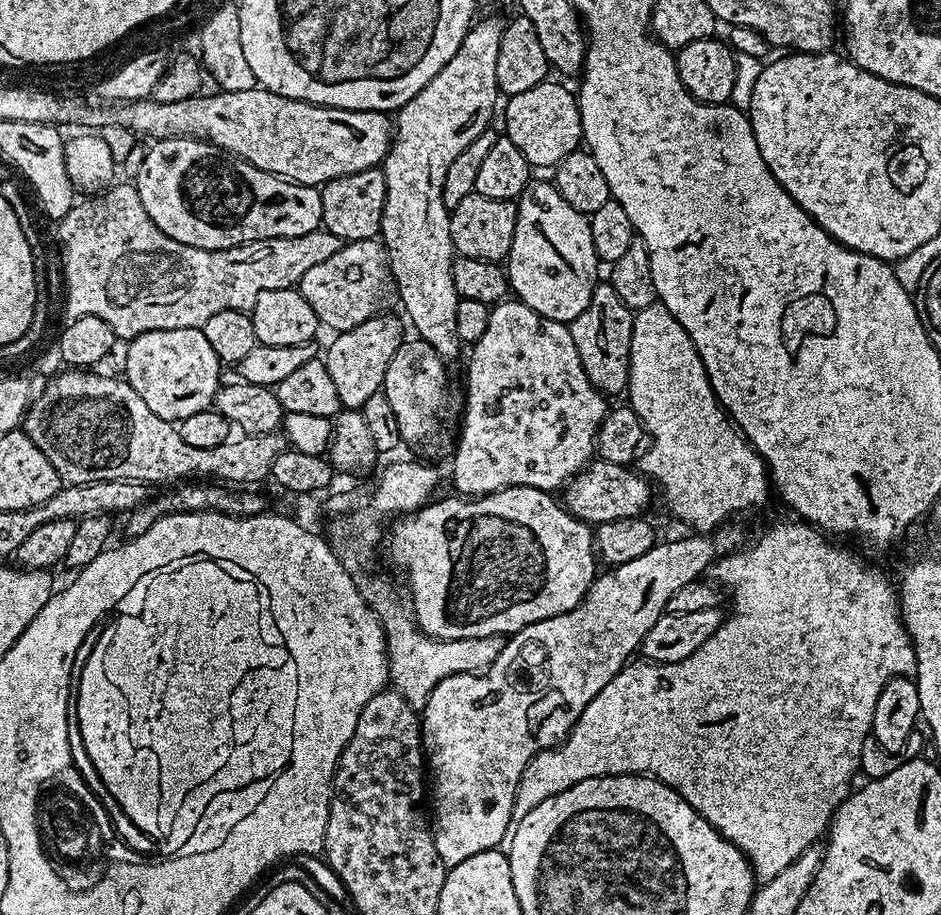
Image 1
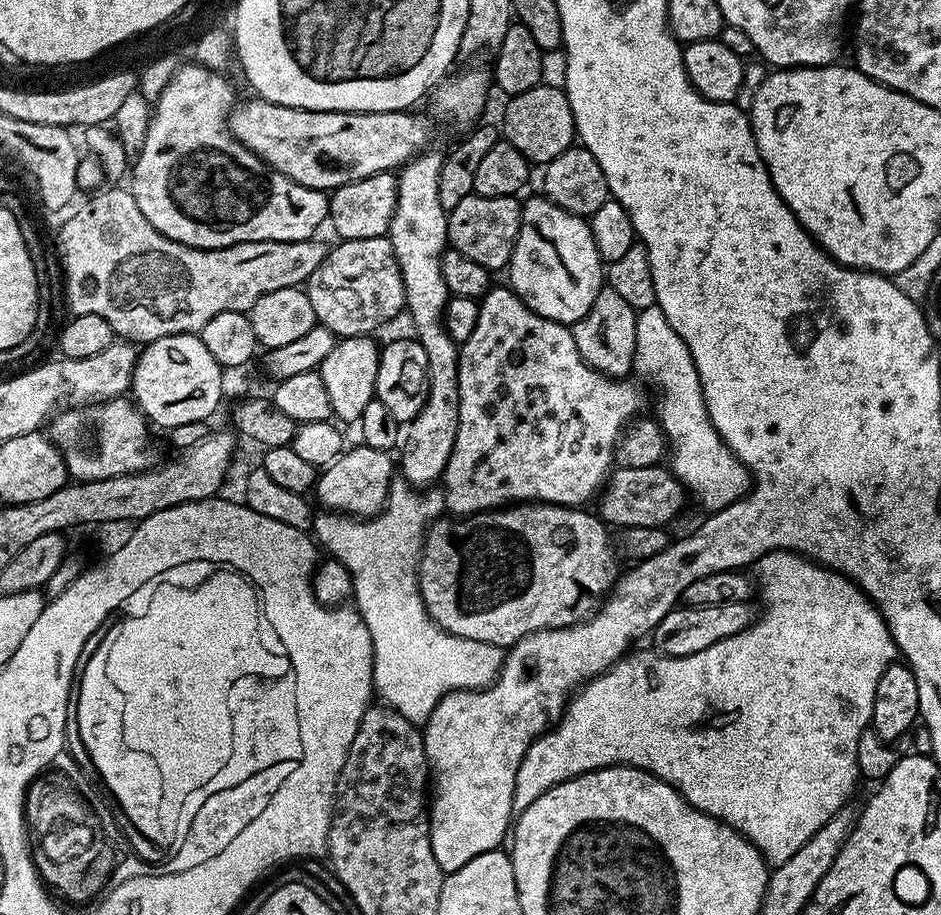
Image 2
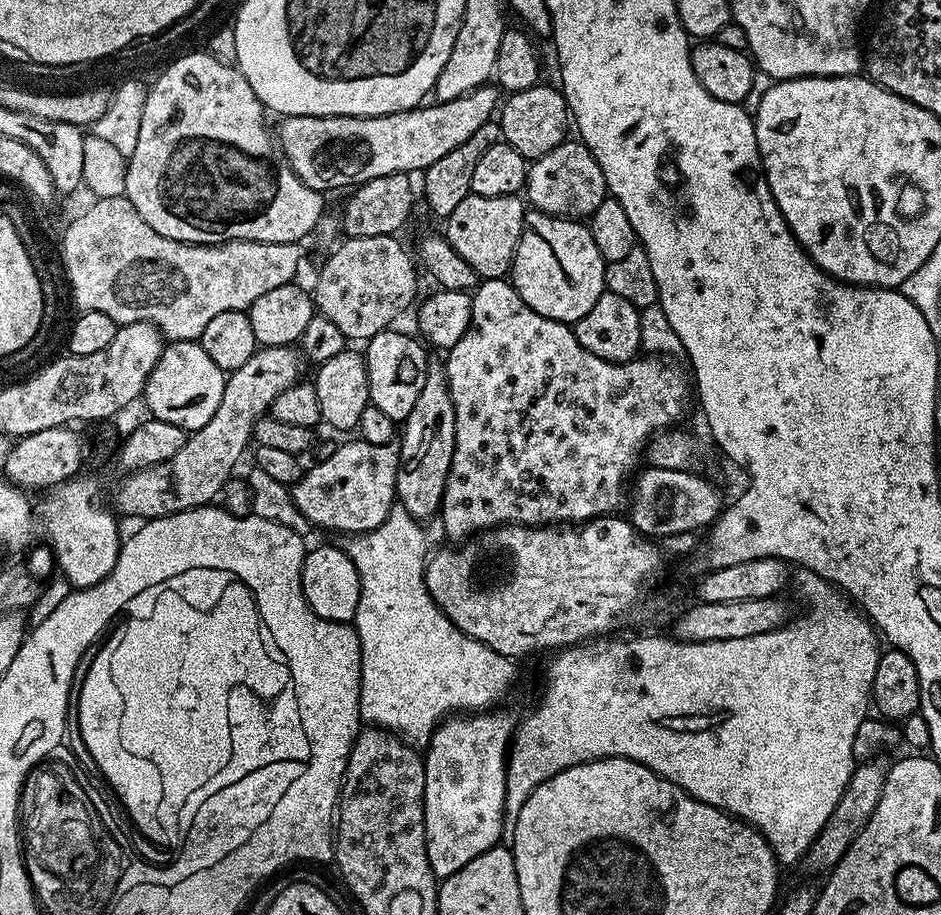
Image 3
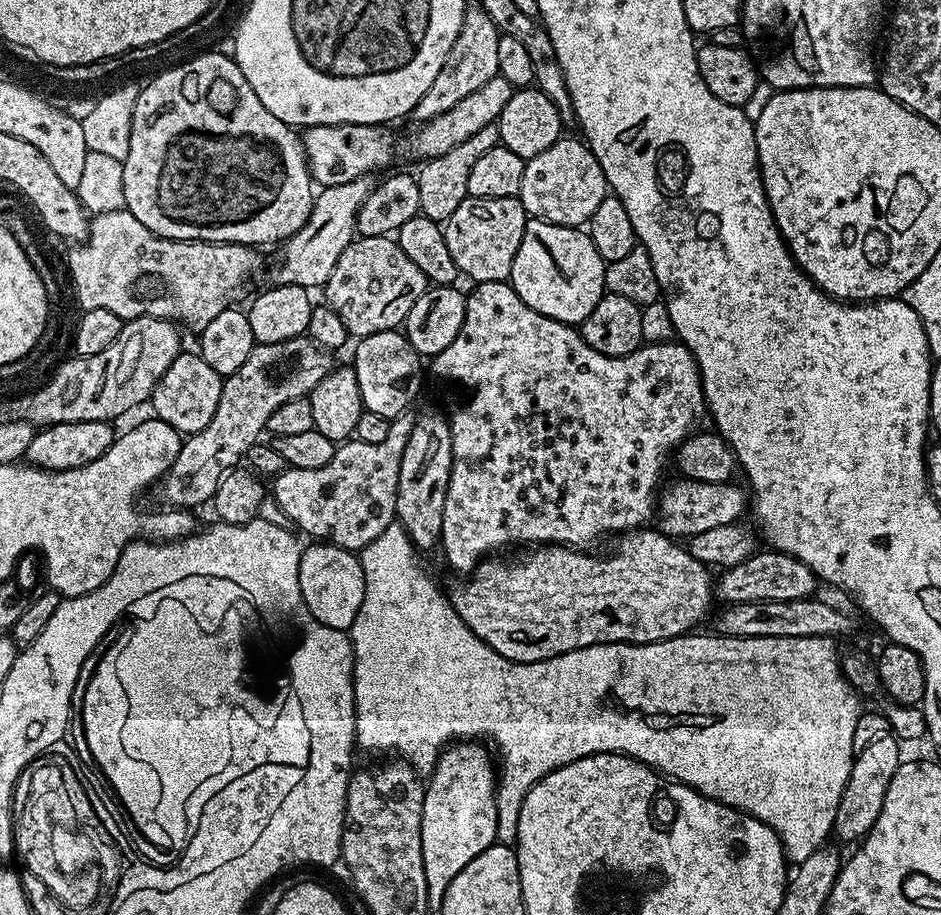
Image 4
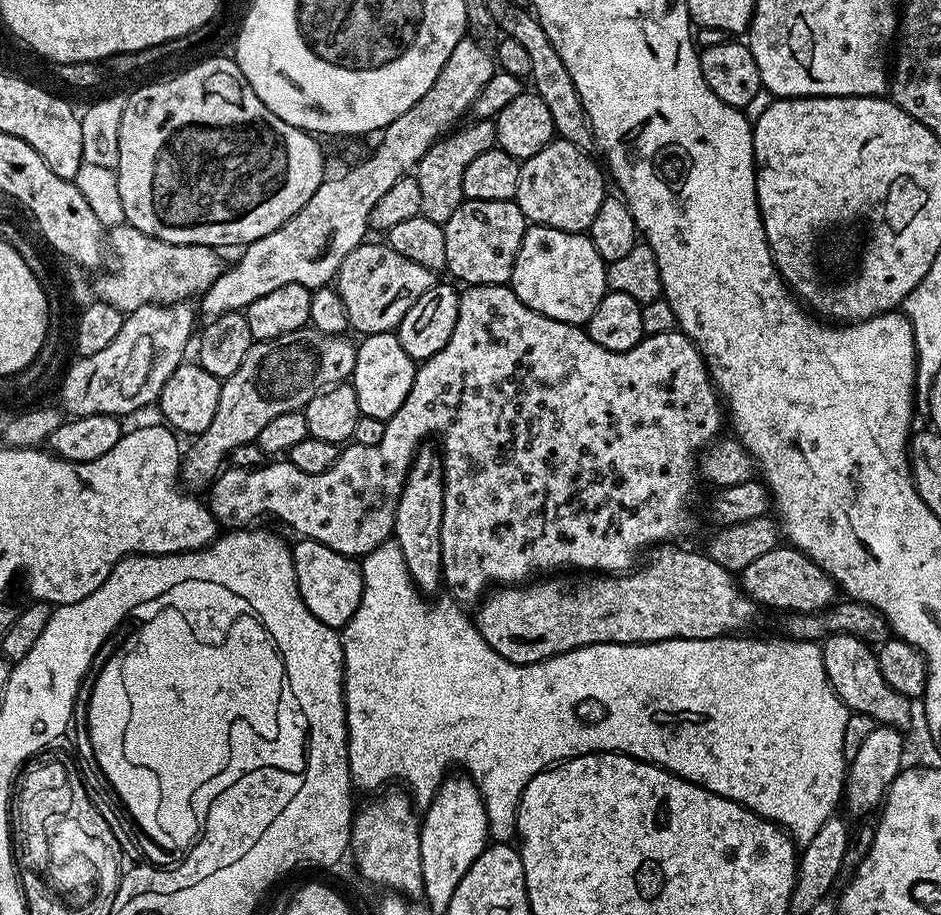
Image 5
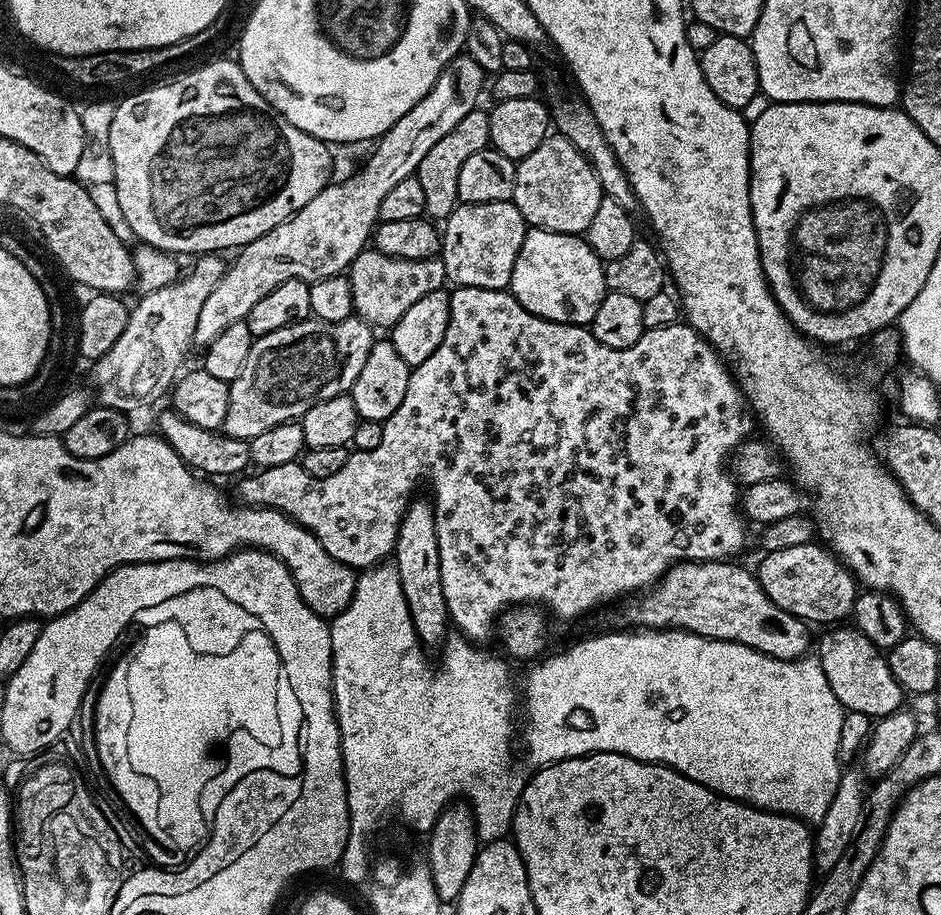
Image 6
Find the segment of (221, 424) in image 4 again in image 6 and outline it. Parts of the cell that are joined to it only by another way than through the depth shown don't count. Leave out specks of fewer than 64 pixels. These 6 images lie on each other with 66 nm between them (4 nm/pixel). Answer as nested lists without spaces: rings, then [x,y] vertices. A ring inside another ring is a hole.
[[[353,314],[347,316],[342,322],[326,322],[325,320],[315,318],[300,320],[297,324],[282,326],[282,330],[274,330],[265,336],[255,337],[250,346],[250,354],[246,358],[245,364],[242,365],[242,371],[238,374],[238,378],[231,380],[228,385],[228,413],[224,419],[222,429],[224,435],[233,436],[239,440],[253,440],[258,434],[263,434],[264,431],[270,430],[270,426],[285,424],[288,420],[299,421],[306,414],[306,410],[310,410],[310,406],[314,406],[319,400],[351,393],[358,374],[362,374],[362,366],[366,366],[366,358],[370,358],[370,350],[374,343],[374,335],[372,336],[372,332],[374,333],[373,325],[367,324],[366,321]]]

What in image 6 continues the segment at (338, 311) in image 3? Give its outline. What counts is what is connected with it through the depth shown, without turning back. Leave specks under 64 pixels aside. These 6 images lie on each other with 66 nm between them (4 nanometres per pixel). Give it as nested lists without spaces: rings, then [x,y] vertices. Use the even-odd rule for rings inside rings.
[[[375,250],[359,252],[347,268],[346,275],[352,291],[352,311],[367,324],[377,329],[391,329],[393,324],[428,292],[438,292],[445,287],[443,259],[399,260]]]

